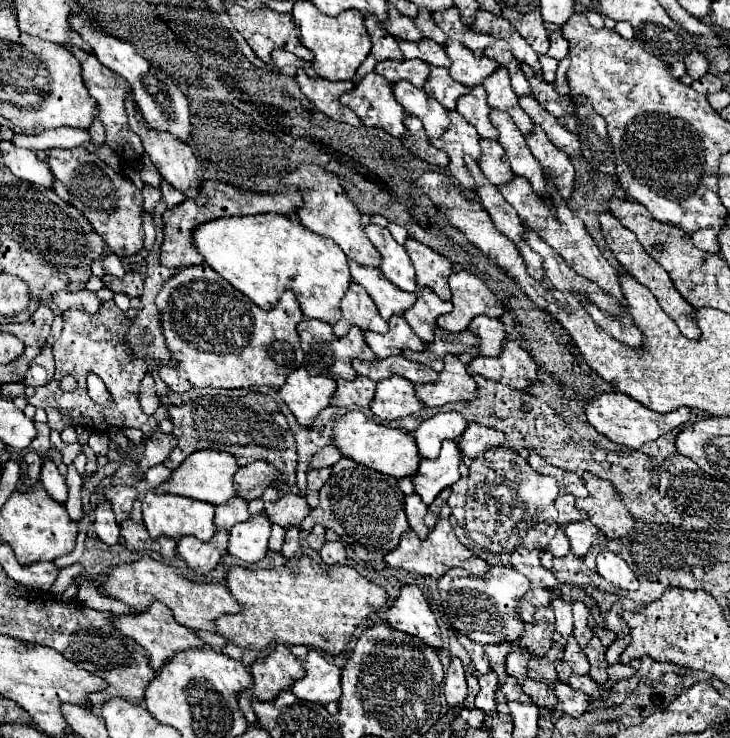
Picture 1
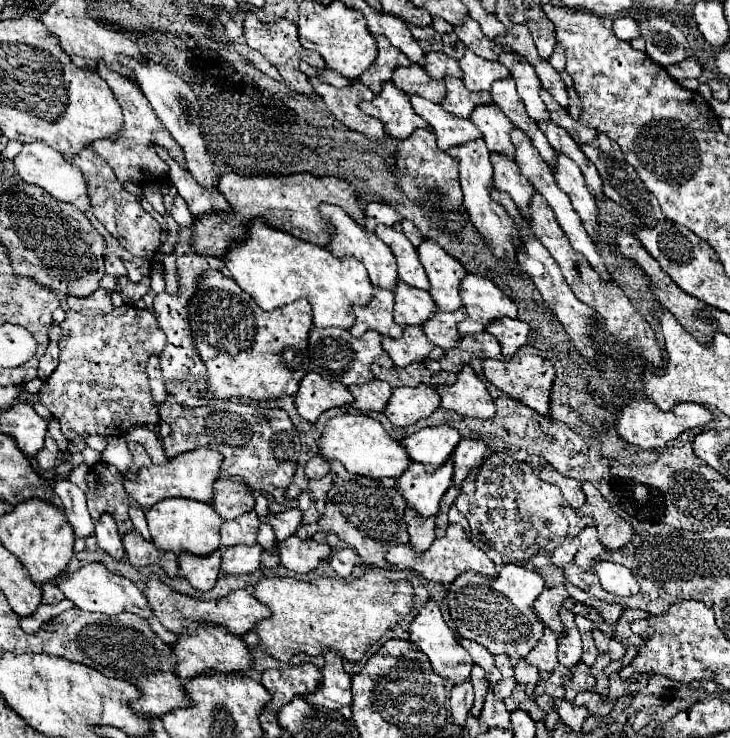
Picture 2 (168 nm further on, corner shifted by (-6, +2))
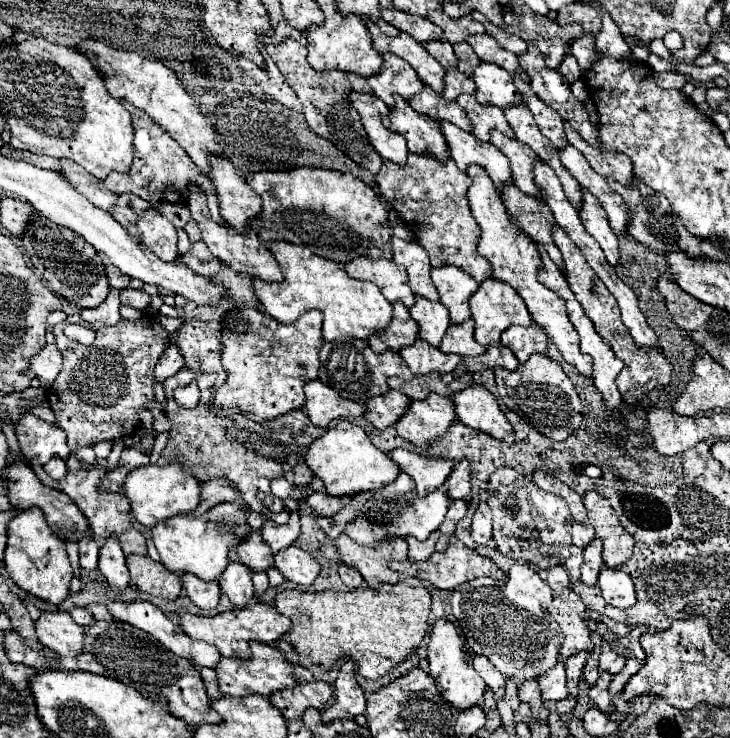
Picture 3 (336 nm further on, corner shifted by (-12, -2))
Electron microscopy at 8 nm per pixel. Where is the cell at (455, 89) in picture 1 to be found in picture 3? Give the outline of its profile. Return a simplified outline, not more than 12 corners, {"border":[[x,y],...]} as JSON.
{"border":[[472,94],[456,102],[476,138],[488,142],[492,128],[514,138],[500,108],[478,104]]}

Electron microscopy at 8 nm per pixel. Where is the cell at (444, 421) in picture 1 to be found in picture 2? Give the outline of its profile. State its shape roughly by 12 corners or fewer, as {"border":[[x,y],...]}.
{"border":[[422,428],[400,440],[426,472],[446,464],[460,442],[454,428]]}

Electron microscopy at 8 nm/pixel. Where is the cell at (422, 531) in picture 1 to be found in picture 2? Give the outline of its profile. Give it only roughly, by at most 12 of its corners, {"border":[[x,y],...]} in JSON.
{"border":[[406,510],[404,520],[414,552],[434,542],[434,518],[418,520]]}

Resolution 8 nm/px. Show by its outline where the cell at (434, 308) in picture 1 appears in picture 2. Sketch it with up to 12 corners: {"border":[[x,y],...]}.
{"border":[[466,310],[438,312],[424,324],[426,336],[440,348],[452,350],[462,340],[458,324]]}

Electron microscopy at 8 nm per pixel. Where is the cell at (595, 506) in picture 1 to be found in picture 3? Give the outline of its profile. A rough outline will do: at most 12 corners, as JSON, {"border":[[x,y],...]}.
{"border":[[584,494],[588,524],[604,542],[602,558],[616,568],[632,556],[634,538],[608,500]]}

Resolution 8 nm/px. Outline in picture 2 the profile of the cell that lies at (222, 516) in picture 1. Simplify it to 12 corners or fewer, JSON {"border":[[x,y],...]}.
{"border":[[254,510],[226,520],[220,528],[222,546],[250,544],[258,534]]}

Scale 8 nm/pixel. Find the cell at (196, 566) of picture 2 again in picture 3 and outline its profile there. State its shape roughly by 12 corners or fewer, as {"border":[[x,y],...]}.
{"border":[[182,574],[182,586],[198,608],[216,608],[220,586]]}

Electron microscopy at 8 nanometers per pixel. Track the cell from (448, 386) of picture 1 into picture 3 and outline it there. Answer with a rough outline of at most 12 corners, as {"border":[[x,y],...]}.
{"border":[[482,384],[452,396],[462,424],[514,444],[510,422]]}

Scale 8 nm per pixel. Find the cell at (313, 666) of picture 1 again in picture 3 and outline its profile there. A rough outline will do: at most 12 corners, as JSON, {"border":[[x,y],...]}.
{"border":[[340,670],[322,720],[352,720],[366,710],[354,674]]}

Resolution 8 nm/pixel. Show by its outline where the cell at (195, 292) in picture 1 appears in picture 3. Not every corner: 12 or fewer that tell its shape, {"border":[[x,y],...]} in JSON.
{"border":[[322,312],[222,320],[216,402],[260,420],[304,406]]}

